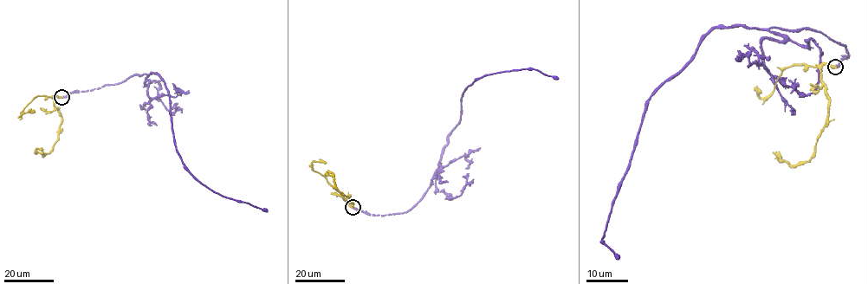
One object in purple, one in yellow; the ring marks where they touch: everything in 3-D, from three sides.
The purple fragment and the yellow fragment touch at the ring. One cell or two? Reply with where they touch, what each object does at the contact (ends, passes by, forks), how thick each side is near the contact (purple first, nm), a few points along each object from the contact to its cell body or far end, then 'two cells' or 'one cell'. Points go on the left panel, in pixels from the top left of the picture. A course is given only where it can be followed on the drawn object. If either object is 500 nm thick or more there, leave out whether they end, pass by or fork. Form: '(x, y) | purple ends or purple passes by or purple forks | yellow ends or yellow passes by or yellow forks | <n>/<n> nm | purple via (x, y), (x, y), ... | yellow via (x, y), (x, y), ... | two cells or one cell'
(61, 97) | 480/500 nm | purple via (61, 97), (118, 84), (131, 76), (157, 74), (167, 90), (175, 145), (184, 166), (216, 192), (267, 211) | yellow via (61, 97), (53, 97), (54, 105), (61, 117), (58, 139), (53, 148), (43, 156), (42, 151), (35, 148) | one cell

